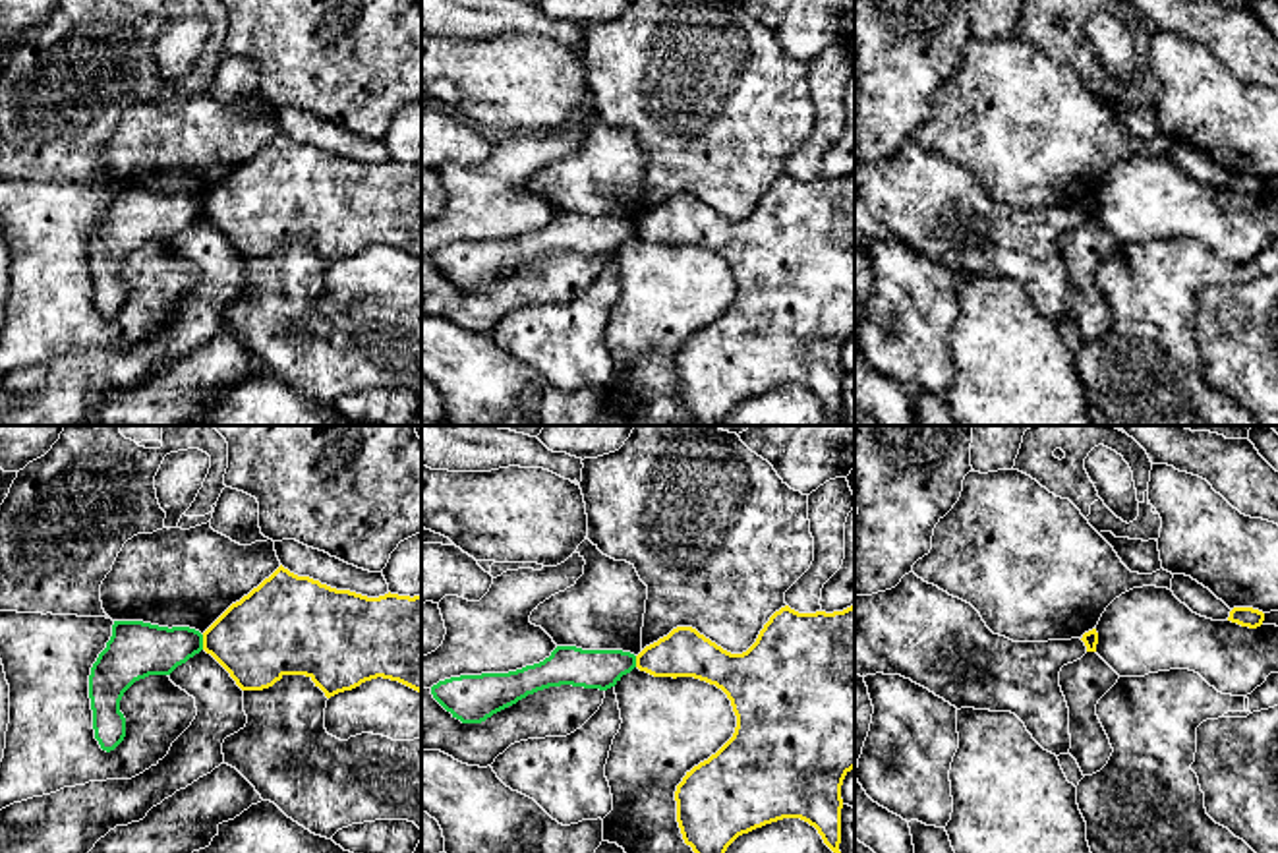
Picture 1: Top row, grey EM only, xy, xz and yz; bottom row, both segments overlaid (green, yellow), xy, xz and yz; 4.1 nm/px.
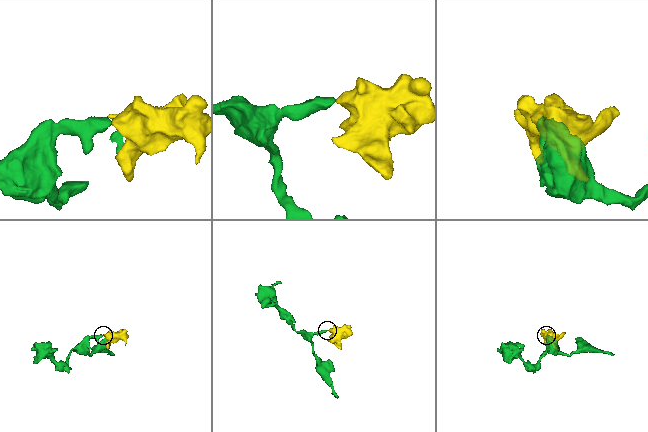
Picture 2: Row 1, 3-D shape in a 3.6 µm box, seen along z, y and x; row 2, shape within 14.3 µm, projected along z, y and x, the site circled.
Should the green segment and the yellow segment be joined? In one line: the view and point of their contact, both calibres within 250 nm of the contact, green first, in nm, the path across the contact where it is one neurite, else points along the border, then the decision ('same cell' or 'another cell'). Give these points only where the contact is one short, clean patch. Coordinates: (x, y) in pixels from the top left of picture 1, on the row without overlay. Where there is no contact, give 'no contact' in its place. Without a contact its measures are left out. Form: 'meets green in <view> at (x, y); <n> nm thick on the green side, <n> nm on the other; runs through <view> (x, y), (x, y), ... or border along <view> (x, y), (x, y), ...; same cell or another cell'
meets green in xy at (202, 209); 220 nm thick on the green side, 360 nm on the other; border along xy (202, 202), (203, 215); another cell

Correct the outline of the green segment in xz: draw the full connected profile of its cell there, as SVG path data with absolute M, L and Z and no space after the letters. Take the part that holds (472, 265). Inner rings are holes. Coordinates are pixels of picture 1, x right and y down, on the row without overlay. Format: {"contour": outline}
{"contour": "M557 213L549 224L508 240L460 242L431 253L433 265L462 290L481 290L493 280L537 257L561 251L607 257L636 234L636 222L623 217L582 217Z"}

